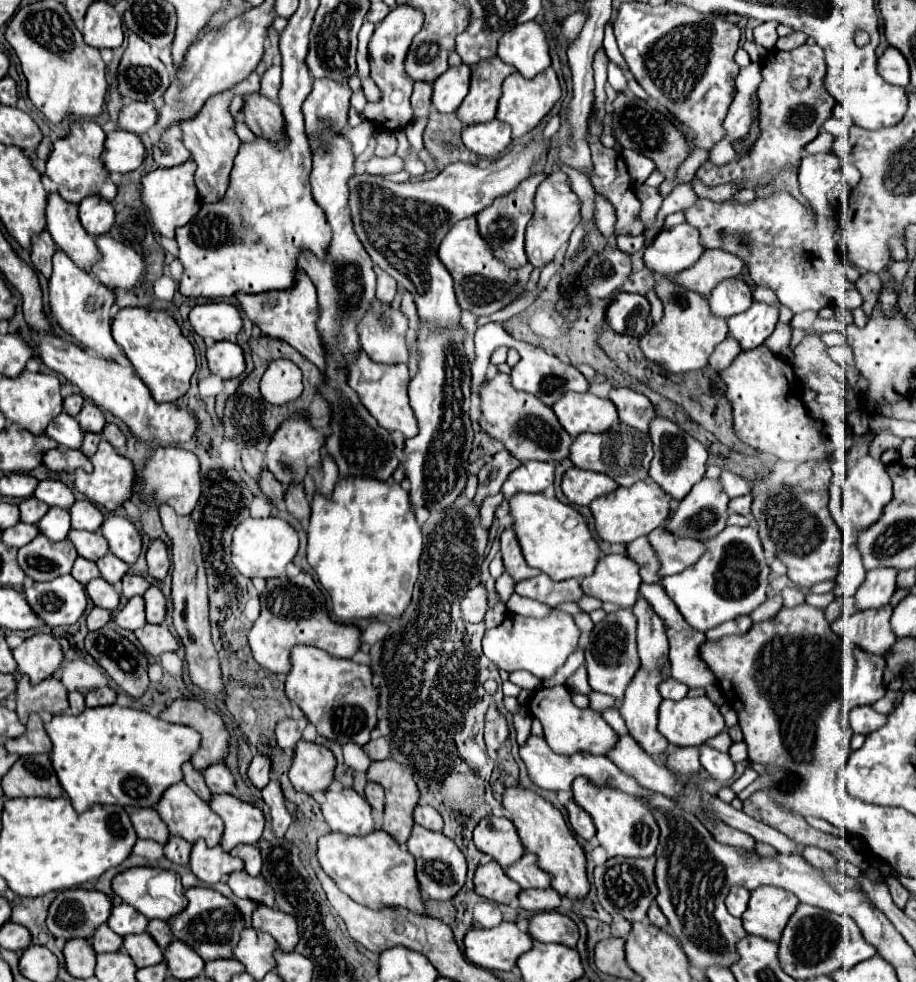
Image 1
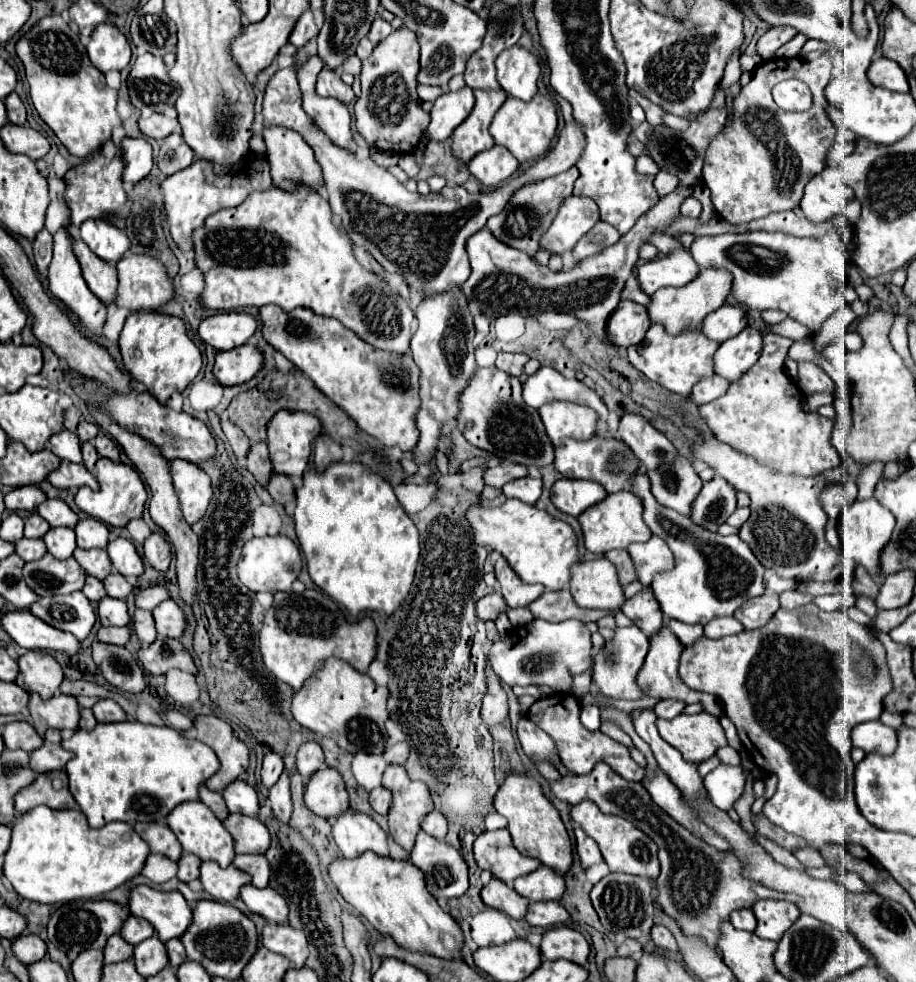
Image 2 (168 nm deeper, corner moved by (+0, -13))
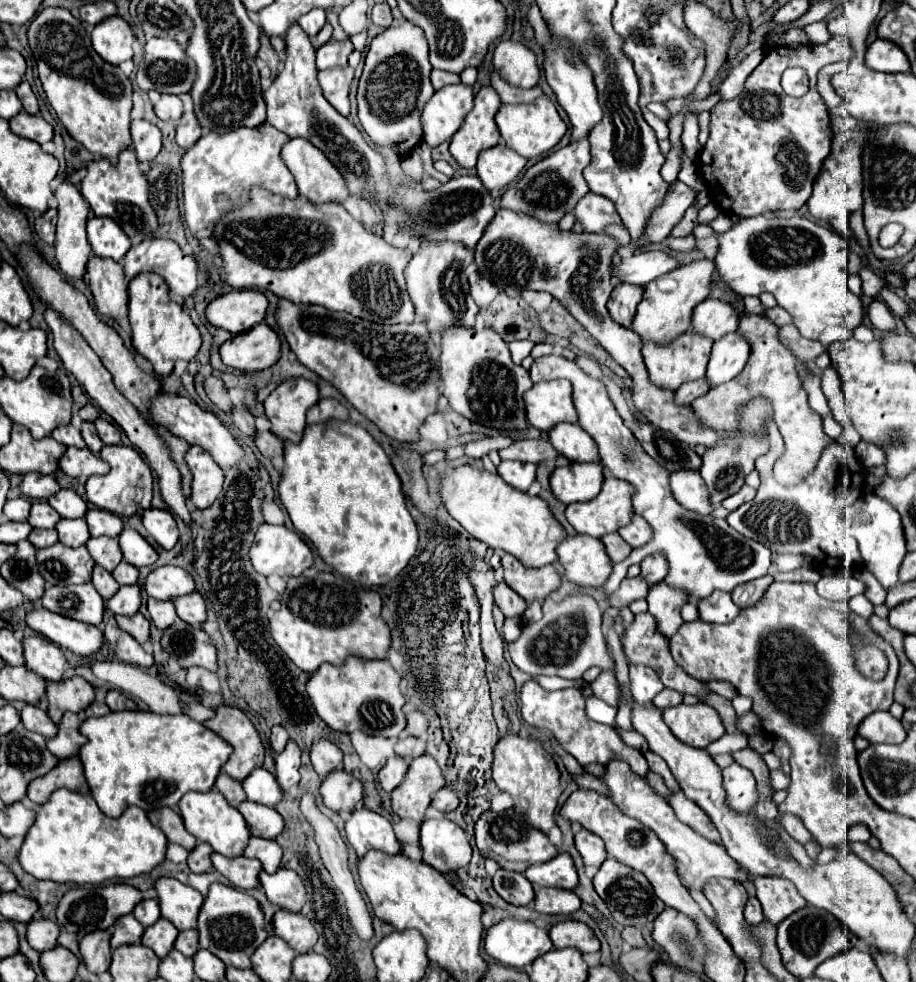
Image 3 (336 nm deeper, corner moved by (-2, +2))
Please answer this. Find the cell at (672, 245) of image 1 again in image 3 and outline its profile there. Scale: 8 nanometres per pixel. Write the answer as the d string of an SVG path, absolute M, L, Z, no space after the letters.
M649 250L635 252L633 256L623 258L619 266L611 266L611 276L617 278L619 282L645 286L673 268L677 268L677 260L673 256L661 250Z

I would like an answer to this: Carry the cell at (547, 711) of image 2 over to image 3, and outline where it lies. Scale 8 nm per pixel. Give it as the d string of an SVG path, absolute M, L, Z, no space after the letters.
M529 680L523 684L519 698L521 698L523 720L537 728L551 730L551 734L559 740L559 744L565 748L565 752L569 752L581 766L589 766L593 762L607 764L609 760L623 760L631 766L631 770L635 774L639 774L639 776L647 774L647 770L649 770L647 760L637 748L627 746L621 740L621 736L617 736L617 730L613 726L599 724L585 714L585 700L577 688L549 692L545 688L541 688L535 680Z

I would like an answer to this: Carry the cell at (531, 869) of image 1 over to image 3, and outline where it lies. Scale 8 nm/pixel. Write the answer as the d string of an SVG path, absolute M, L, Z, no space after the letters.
M561 852L549 862L533 864L523 874L533 886L555 886L565 890L575 890L579 886L575 864L567 852Z

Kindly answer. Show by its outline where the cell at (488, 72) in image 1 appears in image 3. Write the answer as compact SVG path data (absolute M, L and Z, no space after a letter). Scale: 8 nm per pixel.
M483 86L475 96L475 106L467 114L459 132L453 134L449 152L461 164L461 168L475 168L481 150L499 144L501 136L495 124L495 114L501 108L501 100L491 86Z

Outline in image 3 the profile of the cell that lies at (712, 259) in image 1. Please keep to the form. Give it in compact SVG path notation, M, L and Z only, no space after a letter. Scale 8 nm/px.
M697 260L687 266L675 268L657 280L651 280L645 286L643 300L637 306L637 314L631 322L631 330L641 336L641 340L655 342L659 346L665 346L673 342L677 336L685 334L689 330L689 320L693 308L703 302L709 296L711 290L711 274L715 270L715 264L709 260Z

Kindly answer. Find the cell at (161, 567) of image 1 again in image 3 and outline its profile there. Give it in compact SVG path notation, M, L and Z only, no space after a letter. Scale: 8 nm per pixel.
M149 508L143 512L143 526L157 540L159 546L171 550L179 540L179 530L173 514L169 510Z

